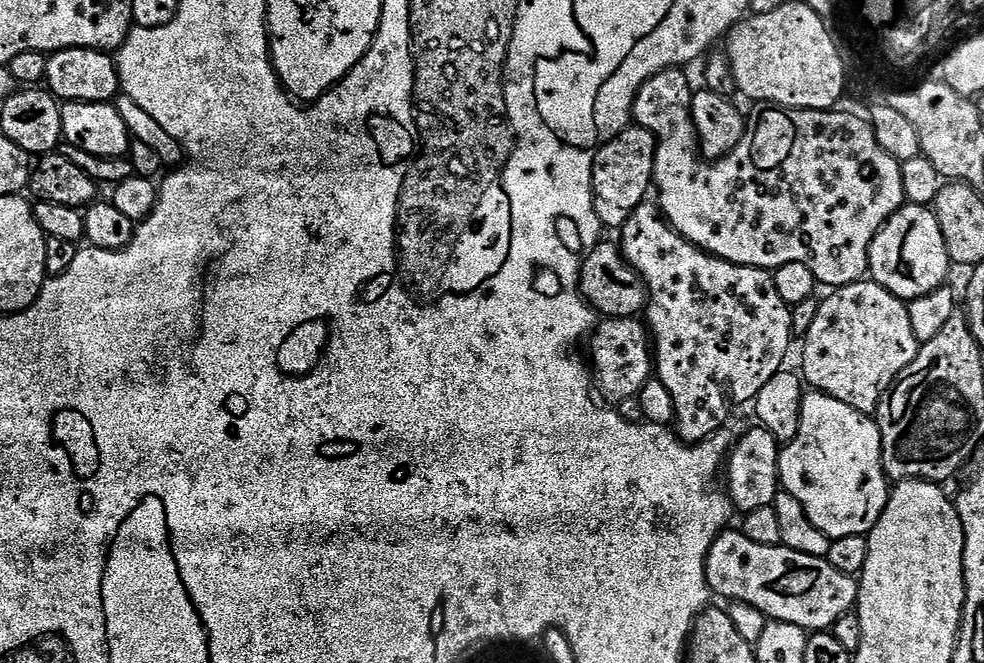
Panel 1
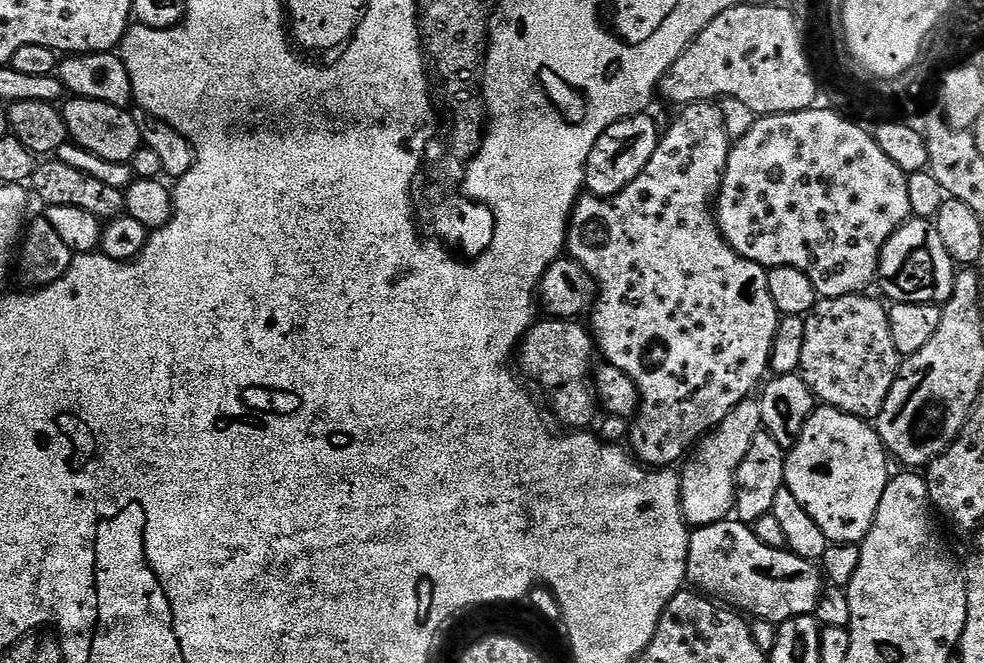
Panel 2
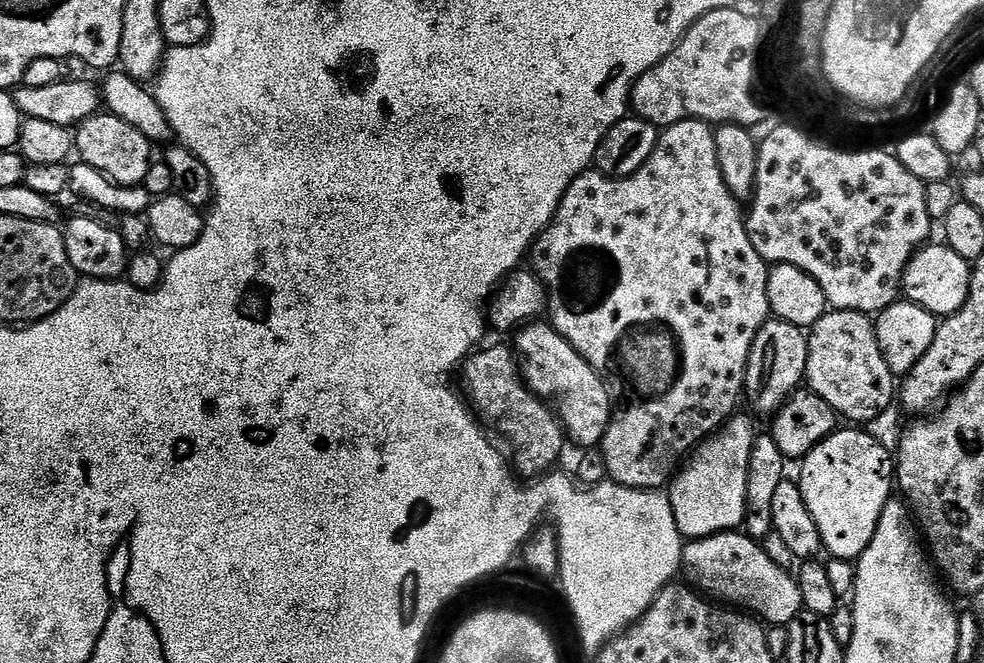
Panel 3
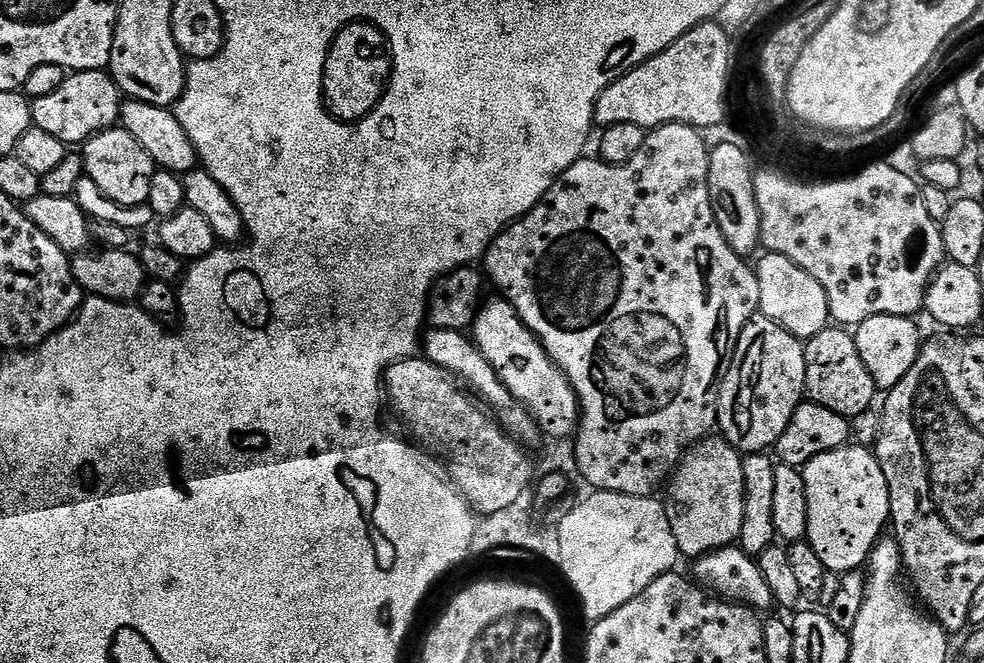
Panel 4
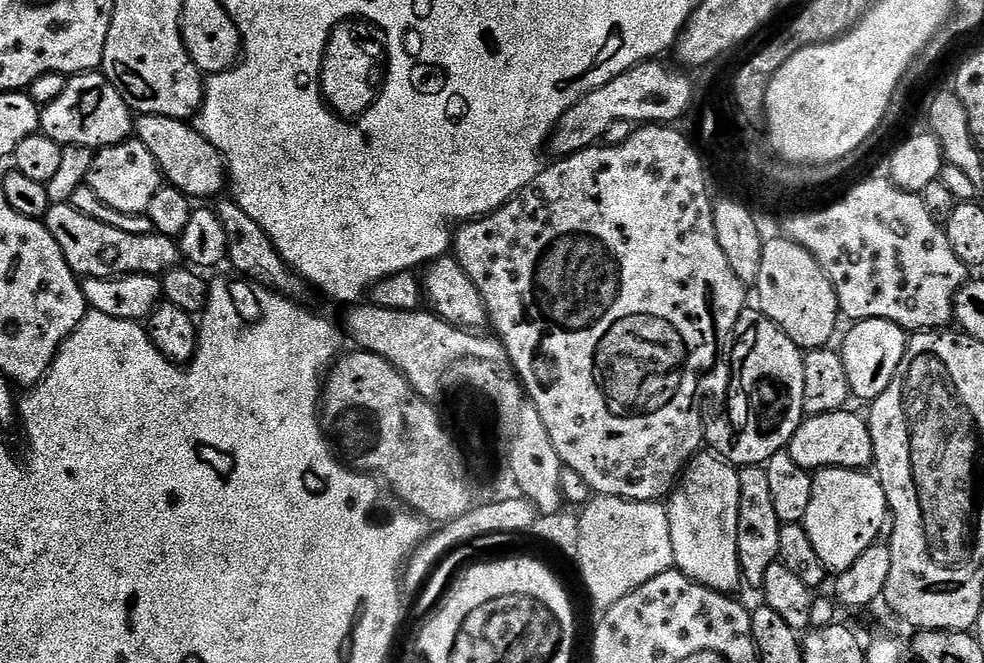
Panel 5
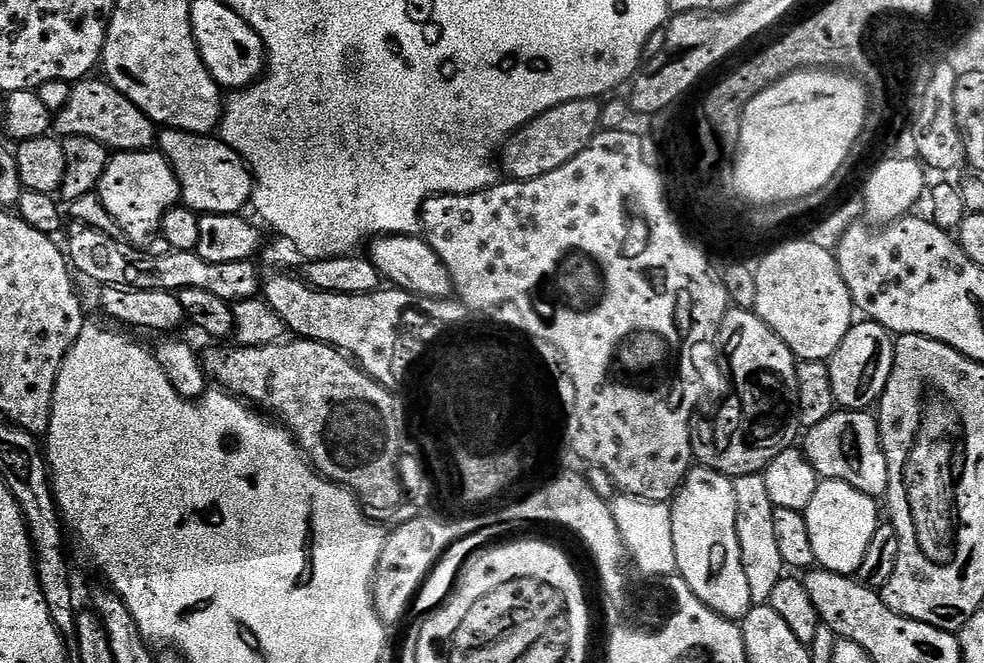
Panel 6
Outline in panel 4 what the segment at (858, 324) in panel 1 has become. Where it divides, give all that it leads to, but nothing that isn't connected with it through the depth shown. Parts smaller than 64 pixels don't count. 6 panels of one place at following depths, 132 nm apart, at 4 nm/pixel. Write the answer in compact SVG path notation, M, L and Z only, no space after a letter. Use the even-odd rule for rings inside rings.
M840 326L823 328L813 340L804 344L806 354L806 386L807 399L818 406L826 406L826 410L834 410L834 414L855 418L860 416L876 400L878 389L874 378L870 378L870 370L866 370L866 362L862 362L862 354L858 354L856 337L851 331Z

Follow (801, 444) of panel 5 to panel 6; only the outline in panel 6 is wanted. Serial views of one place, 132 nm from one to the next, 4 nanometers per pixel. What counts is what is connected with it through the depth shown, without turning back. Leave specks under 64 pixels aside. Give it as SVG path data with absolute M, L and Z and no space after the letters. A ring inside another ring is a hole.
M837 410L826 422L807 429L808 436L802 443L806 459L812 463L817 477L826 480L841 480L854 486L862 494L880 498L888 490L888 467L884 450L880 447L880 429L867 411L849 412Z

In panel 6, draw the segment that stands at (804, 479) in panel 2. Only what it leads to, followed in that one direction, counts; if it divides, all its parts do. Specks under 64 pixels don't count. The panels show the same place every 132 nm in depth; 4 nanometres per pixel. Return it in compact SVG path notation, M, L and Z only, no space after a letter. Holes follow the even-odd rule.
M821 479L817 483L814 498L810 498L810 506L803 513L816 564L823 571L855 577L858 566L862 566L866 546L870 546L870 538L874 538L882 523L876 504L873 497L862 494L841 480Z

